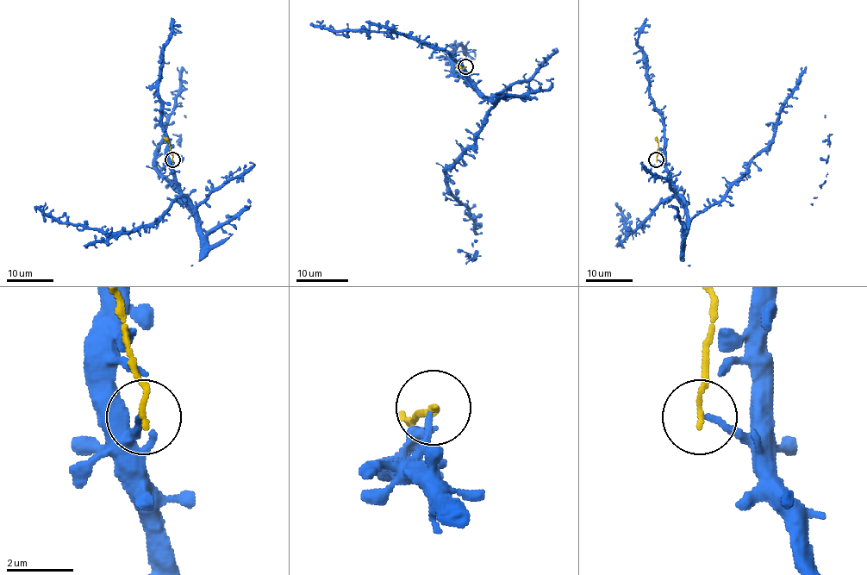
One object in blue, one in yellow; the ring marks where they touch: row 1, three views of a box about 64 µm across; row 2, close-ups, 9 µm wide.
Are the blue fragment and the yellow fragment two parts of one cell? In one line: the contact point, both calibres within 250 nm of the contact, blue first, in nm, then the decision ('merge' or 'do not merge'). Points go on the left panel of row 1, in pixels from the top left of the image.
(172, 159) | 170/150 nm | do not merge

